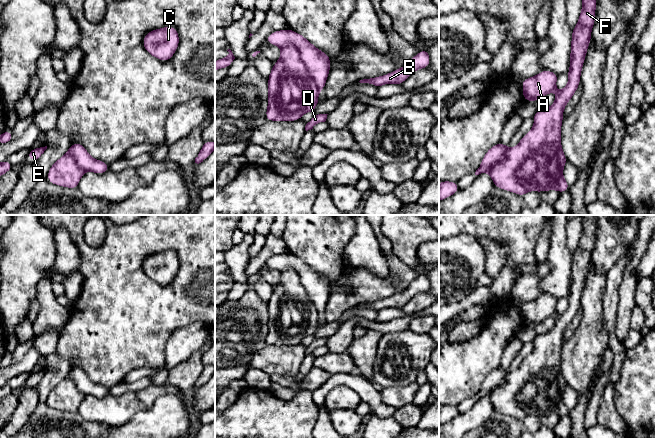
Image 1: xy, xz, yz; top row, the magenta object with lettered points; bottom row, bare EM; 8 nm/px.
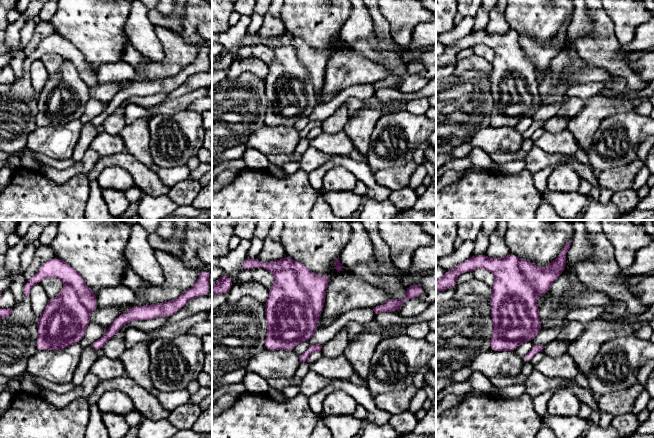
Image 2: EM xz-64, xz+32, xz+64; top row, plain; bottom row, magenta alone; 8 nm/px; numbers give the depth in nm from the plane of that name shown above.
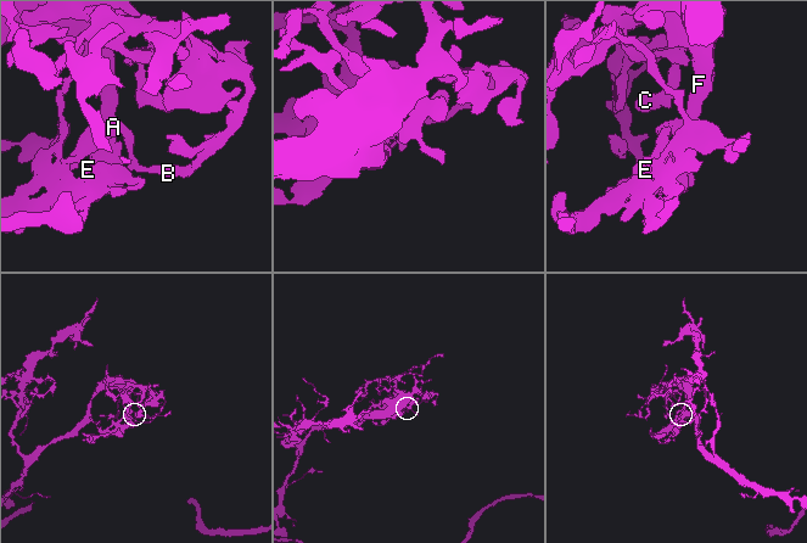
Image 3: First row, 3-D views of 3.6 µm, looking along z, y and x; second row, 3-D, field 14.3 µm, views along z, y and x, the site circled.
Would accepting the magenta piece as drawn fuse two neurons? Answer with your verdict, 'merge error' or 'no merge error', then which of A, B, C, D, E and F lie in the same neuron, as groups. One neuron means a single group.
merge error | A B C D F / E

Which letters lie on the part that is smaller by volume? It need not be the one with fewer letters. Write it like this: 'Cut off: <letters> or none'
Cut off: E

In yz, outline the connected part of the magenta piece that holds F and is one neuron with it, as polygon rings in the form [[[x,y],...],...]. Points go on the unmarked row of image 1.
[[[597,215],[581,216],[583,228],[577,249],[572,253],[567,310],[557,315],[558,298],[548,294],[522,305],[524,325],[535,326],[552,316],[556,317],[556,324],[549,332],[536,335],[532,341],[533,352],[499,387],[490,391],[487,397],[496,412],[520,420],[528,415],[569,415],[570,410],[563,401],[563,392],[568,385],[561,369],[563,335],[580,309],[597,230]]]

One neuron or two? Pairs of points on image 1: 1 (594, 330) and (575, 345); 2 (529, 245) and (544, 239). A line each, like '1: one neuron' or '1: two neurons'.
1: one neuron
2: two neurons

